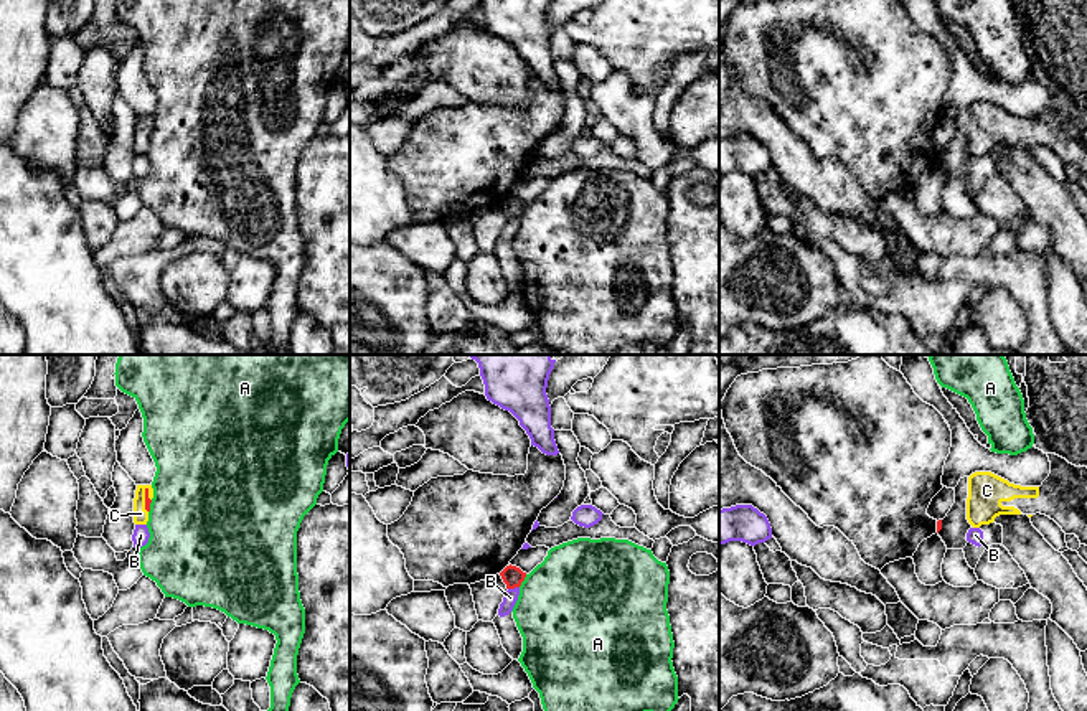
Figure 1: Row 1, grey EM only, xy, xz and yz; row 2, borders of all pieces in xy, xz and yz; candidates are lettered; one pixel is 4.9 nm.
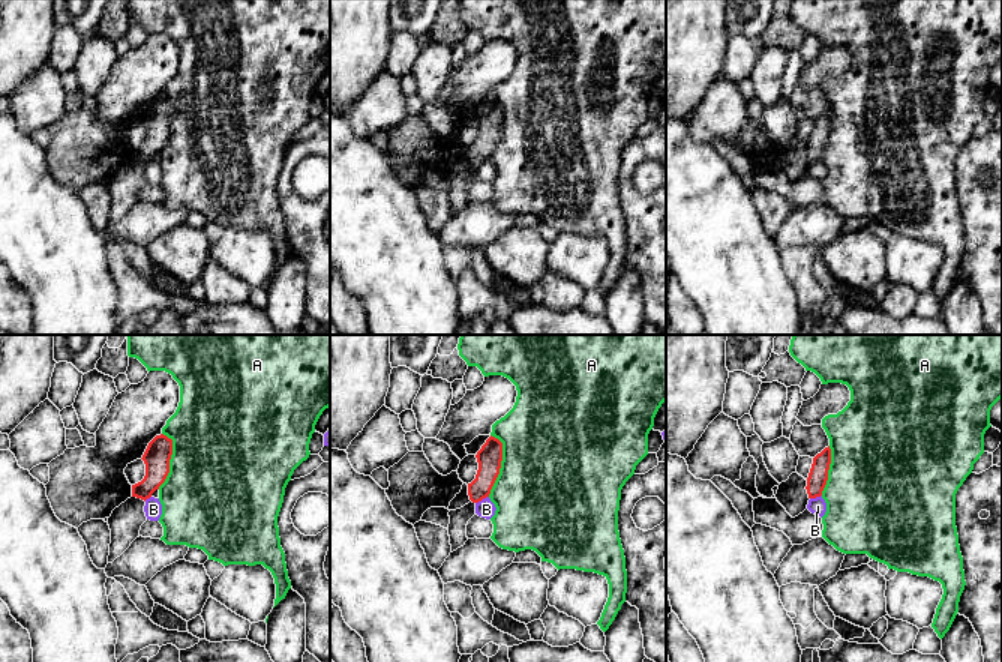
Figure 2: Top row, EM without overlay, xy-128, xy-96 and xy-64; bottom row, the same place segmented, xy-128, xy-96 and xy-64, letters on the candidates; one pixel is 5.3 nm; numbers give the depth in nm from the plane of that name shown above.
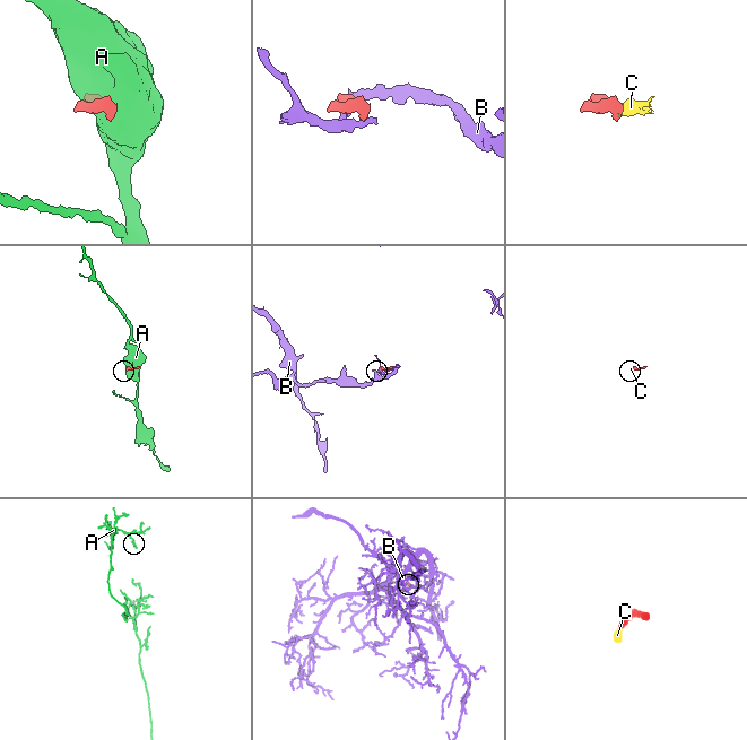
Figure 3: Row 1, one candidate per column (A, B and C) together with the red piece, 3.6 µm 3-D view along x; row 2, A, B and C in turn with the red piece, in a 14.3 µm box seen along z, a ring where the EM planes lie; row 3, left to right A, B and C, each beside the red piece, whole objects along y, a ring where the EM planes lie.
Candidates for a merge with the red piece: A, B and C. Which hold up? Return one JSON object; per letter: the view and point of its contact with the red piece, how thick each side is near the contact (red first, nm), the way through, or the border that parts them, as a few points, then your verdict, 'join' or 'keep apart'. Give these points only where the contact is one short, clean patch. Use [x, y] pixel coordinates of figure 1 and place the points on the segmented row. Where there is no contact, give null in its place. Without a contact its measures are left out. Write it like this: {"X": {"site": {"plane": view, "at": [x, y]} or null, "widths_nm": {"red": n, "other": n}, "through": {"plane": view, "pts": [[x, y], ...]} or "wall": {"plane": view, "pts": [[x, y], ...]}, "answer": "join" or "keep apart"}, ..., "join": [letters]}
{"A": {"site": {"plane": "xz", "at": [523, 579]}, "widths_nm": {"red": 100, "other": 480}, "answer": "keep apart"}, "B": {"site": {"plane": "xz", "at": [513, 588]}, "widths_nm": {"red": 100, "other": 70}, "answer": "keep apart"}, "C": {"site": {"plane": "xy", "at": [145, 500]}, "widths_nm": {"red": 30, "other": 80}, "through": {"plane": "xy", "pts": [[147, 500], [145, 500], [141, 515]]}, "answer": "join"}, "join": ["C"]}

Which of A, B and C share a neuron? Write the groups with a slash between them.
A / B / C

